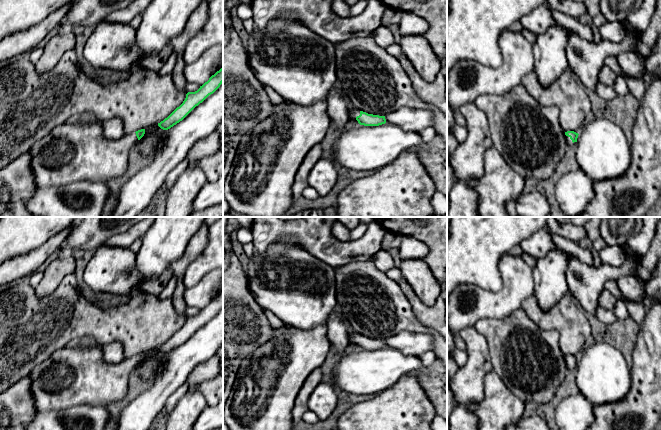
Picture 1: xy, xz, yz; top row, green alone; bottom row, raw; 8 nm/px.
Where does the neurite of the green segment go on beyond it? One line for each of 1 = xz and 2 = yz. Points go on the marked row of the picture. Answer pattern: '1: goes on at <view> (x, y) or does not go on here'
1: does not go on here
2: does not go on here

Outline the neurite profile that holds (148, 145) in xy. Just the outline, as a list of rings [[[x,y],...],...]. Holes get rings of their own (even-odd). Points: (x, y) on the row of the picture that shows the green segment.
[[[158,124],[147,127],[144,136],[133,147],[151,160],[163,144],[166,131],[161,129]]]

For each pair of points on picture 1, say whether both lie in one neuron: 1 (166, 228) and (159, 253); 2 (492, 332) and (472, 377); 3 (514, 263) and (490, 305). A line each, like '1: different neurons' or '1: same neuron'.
1: same neuron
2: different neurons
3: same neuron

